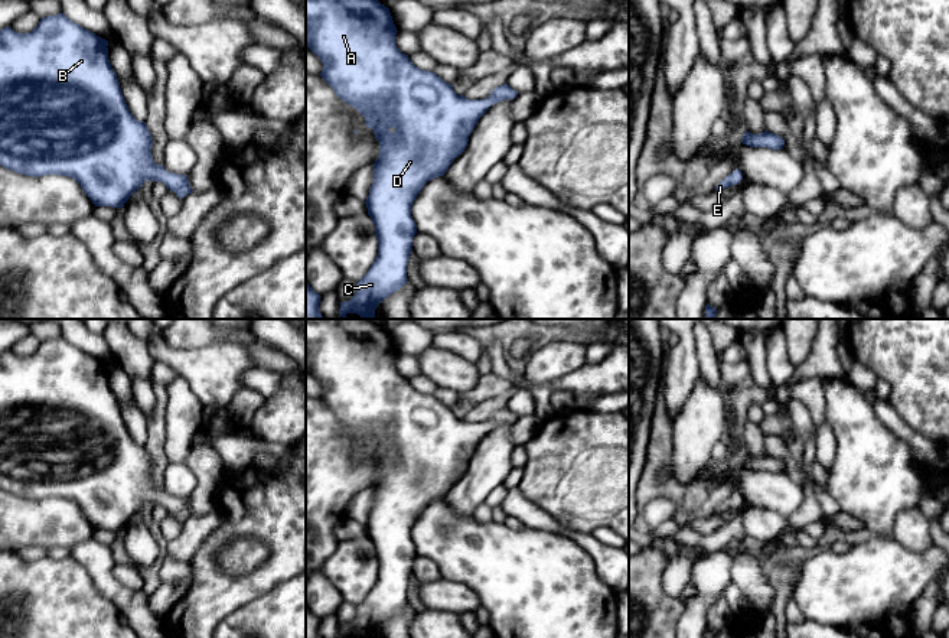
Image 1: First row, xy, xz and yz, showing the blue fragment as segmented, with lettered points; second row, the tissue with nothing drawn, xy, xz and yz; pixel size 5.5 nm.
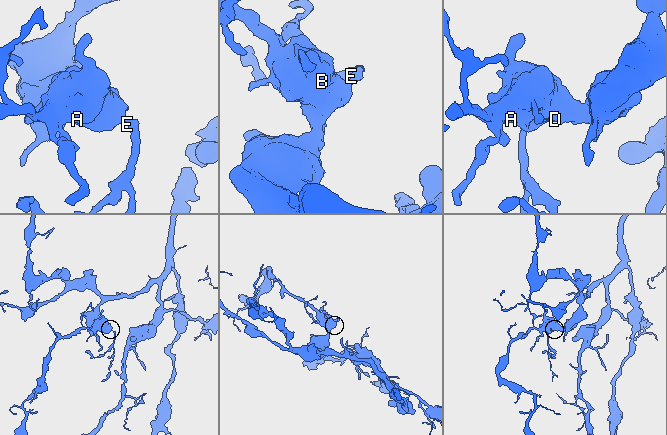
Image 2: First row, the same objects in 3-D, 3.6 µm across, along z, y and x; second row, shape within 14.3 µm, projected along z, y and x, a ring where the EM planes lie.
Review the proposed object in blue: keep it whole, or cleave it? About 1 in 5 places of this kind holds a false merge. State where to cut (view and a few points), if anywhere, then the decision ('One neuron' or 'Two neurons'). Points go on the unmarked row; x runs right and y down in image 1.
No split. One neuron

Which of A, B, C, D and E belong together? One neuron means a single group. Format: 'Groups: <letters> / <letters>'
Groups: A B C D E

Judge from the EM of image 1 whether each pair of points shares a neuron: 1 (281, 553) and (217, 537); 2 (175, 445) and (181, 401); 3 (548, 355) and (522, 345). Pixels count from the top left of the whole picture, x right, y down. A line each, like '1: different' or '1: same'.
1: same
2: same
3: different

